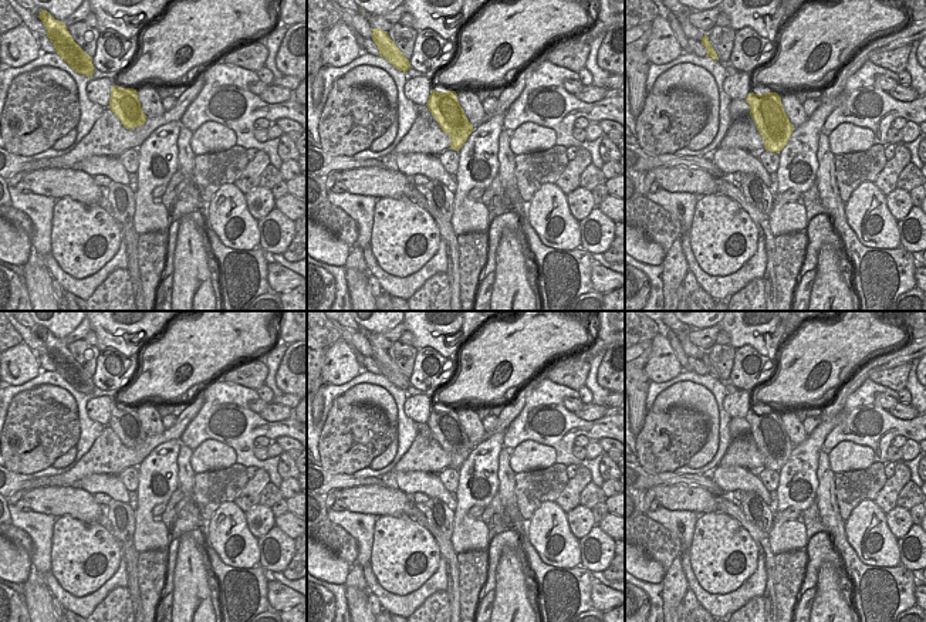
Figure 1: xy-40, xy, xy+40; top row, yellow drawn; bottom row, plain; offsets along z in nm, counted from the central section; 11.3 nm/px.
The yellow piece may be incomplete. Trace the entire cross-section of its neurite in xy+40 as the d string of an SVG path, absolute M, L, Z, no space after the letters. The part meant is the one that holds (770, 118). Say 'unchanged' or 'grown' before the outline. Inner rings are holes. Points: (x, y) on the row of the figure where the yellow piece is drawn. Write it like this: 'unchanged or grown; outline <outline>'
unchanged; outline M751 92L746 102L750 105L750 116L764 139L764 149L780 153L794 131L783 108L781 97L777 92L763 95Z

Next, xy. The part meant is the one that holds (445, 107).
unchanged; outline M430 91L427 109L436 118L439 126L450 136L450 148L459 151L474 131L457 101L456 91Z

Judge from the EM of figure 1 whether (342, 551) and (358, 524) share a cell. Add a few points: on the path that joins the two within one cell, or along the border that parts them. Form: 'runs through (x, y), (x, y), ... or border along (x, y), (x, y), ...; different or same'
border along (328, 519), (341, 526), (355, 540), (357, 560); different

